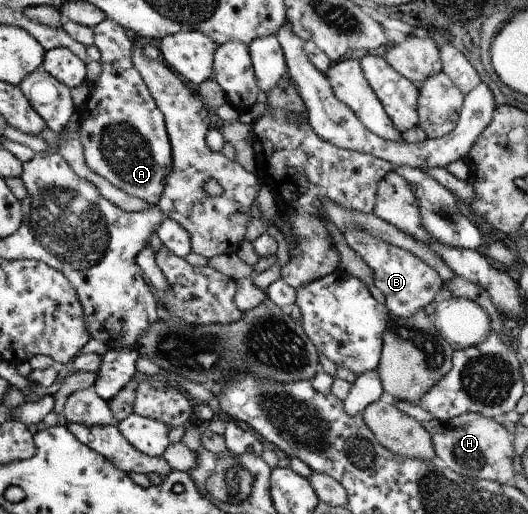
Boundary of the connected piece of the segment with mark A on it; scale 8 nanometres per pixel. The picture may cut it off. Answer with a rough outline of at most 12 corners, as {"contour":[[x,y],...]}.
{"contour":[[93,29],[102,74],[78,111],[86,166],[148,205],[173,172],[131,35]]}

